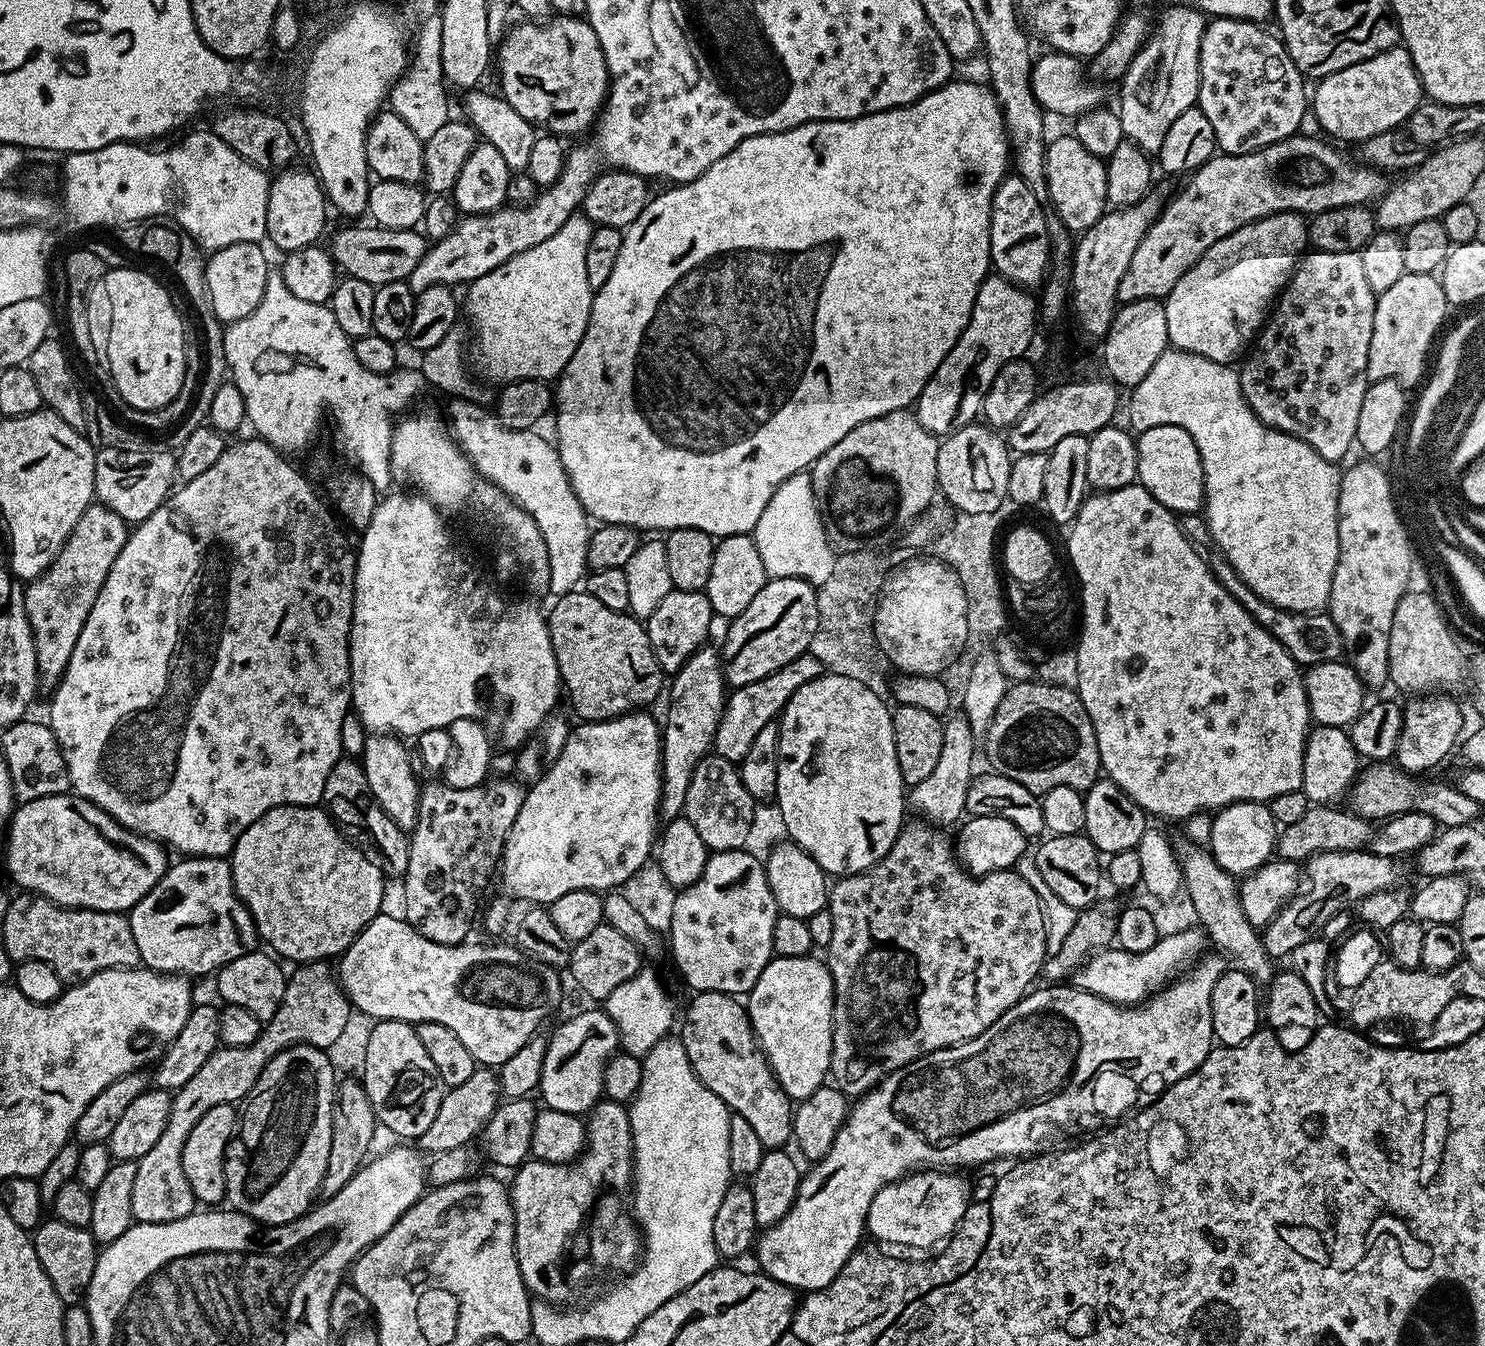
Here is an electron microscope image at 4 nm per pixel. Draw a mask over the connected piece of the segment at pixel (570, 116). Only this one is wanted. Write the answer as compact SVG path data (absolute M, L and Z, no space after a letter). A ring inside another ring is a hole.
M557 15L555 18L548 21L547 25L535 24L531 22L521 22L504 41L498 44L498 60L500 56L500 88L502 97L522 116L522 118L535 125L537 129L547 130L549 133L555 134L561 138L567 136L576 136L579 132L587 133L589 129L595 125L603 107L605 100L608 99L608 86L610 77L608 74L608 67L606 66L606 58L602 54L602 46L598 42L598 34L594 34L594 30L588 25L587 19L580 16L561 16Z

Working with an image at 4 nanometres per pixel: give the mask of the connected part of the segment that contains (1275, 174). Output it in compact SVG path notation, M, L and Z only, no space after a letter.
M1297 134L1286 138L1282 142L1274 142L1270 146L1266 146L1257 152L1250 154L1242 154L1241 156L1226 156L1217 154L1212 159L1207 160L1200 168L1191 173L1187 177L1188 180L1184 184L1184 189L1177 194L1173 200L1169 199L1164 205L1164 209L1160 211L1160 216L1155 220L1151 226L1146 230L1146 234L1142 238L1142 242L1138 242L1138 250L1134 250L1134 254L1130 258L1130 266L1126 266L1126 274L1122 274L1122 282L1118 282L1117 301L1121 305L1129 304L1135 300L1155 300L1157 298L1167 297L1168 291L1178 282L1178 278L1182 278L1182 274L1186 274L1198 262L1198 258L1202 258L1202 254L1206 250L1210 250L1210 246L1214 246L1214 242L1218 242L1222 238L1226 238L1230 234L1234 234L1234 230L1238 230L1242 226L1246 226L1255 220L1261 220L1267 216L1273 216L1279 212L1299 212L1301 214L1315 214L1317 212L1325 212L1326 210L1334 210L1338 206L1354 206L1355 204L1362 204L1365 206L1372 206L1380 200L1386 191L1385 173L1381 172L1379 168L1371 167L1359 159L1347 156L1344 152L1339 152L1335 148L1335 143L1329 142L1327 139L1315 140L1312 136L1304 136L1305 134Z

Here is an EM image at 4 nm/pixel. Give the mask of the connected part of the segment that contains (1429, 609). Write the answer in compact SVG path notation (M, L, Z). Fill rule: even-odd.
M1409 590L1404 593L1403 598L1398 602L1398 610L1394 610L1394 626L1390 630L1390 650L1388 651L1388 679L1390 681L1391 687L1401 688L1404 692L1410 692L1408 694L1448 694L1453 690L1451 688L1456 688L1460 683L1465 683L1466 680L1466 654L1460 649L1460 644L1456 641L1457 633L1454 631L1452 633L1453 625L1450 620L1445 616L1443 609L1440 608L1438 602L1432 596L1431 592L1428 590L1423 590L1423 592L1415 592L1415 590Z

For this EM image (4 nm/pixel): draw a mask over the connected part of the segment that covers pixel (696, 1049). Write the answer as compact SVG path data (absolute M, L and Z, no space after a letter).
M698 992L691 998L684 1029L678 1036L684 1041L686 1058L690 1058L694 1074L726 1102L729 1110L750 1122L764 1149L783 1149L787 1145L784 1143L792 1140L794 1104L780 1089L772 1067L756 1043L747 1007L737 997L724 992Z

